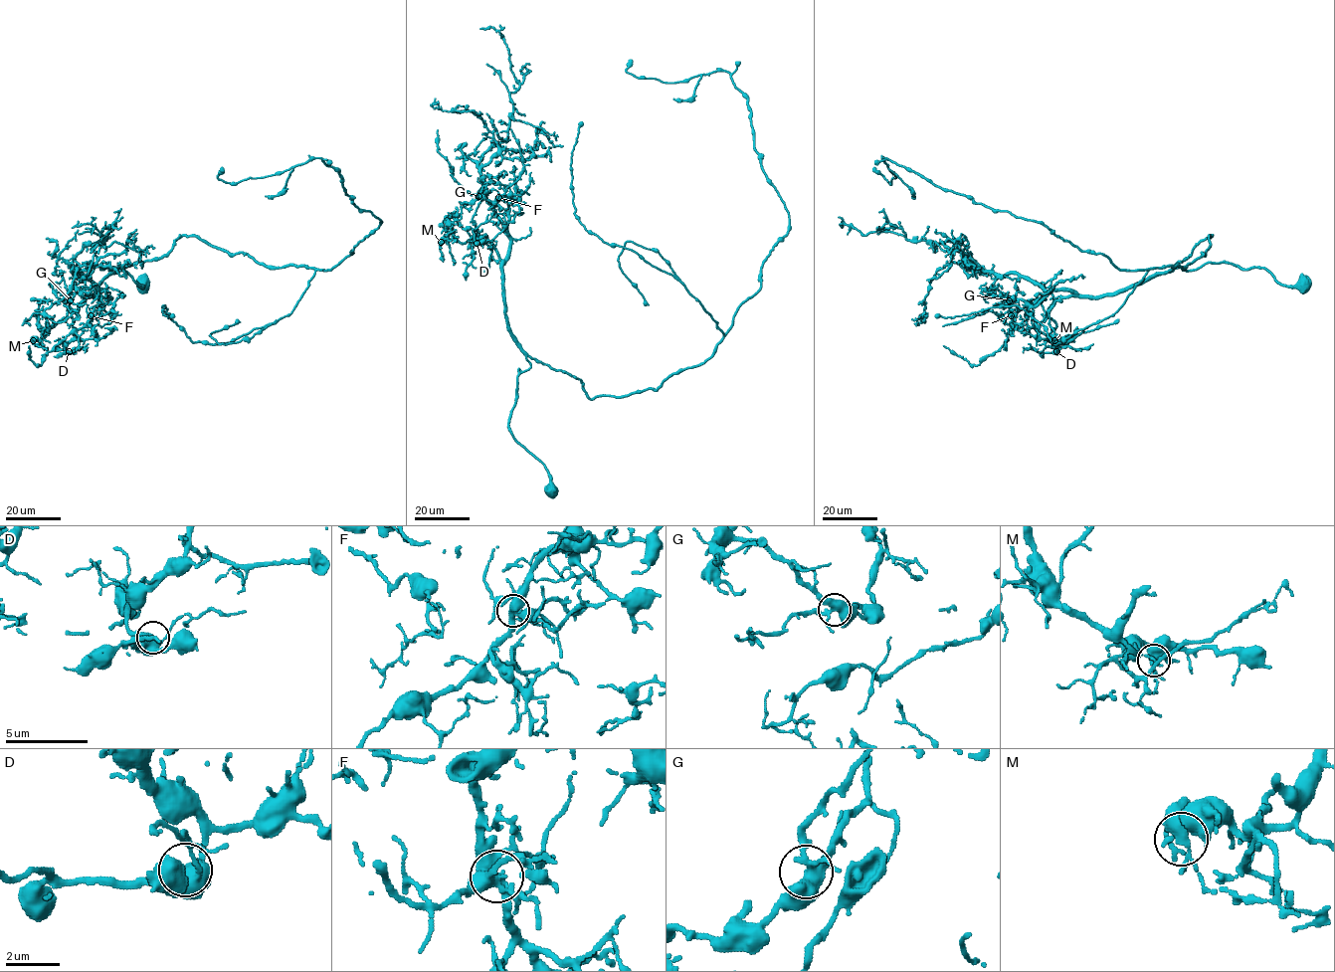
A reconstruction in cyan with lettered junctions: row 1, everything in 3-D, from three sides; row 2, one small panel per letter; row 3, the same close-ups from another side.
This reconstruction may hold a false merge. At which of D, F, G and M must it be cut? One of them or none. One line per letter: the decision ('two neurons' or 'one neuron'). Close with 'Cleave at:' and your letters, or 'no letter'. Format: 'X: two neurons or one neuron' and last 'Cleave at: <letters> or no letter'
D: one neuron
F: one neuron
G: one neuron
M: one neuron
Cleave at: no letter

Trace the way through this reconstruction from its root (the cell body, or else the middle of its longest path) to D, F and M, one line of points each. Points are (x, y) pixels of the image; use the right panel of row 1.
D: (1303, 283), (1284, 286), (1264, 268), (1206, 263), (1158, 272), (1112, 293), (1060, 296), (1048, 313), (1056, 351)
F: (1303, 283), (1284, 286), (1264, 268), (1206, 263), (1097, 296), (1058, 290), (1035, 305), (1015, 299), (1011, 315)
M: (1303, 283), (1284, 286), (1264, 268), (1228, 263), (1176, 268), (1112, 293), (1060, 296), (1048, 313), (1054, 340)

